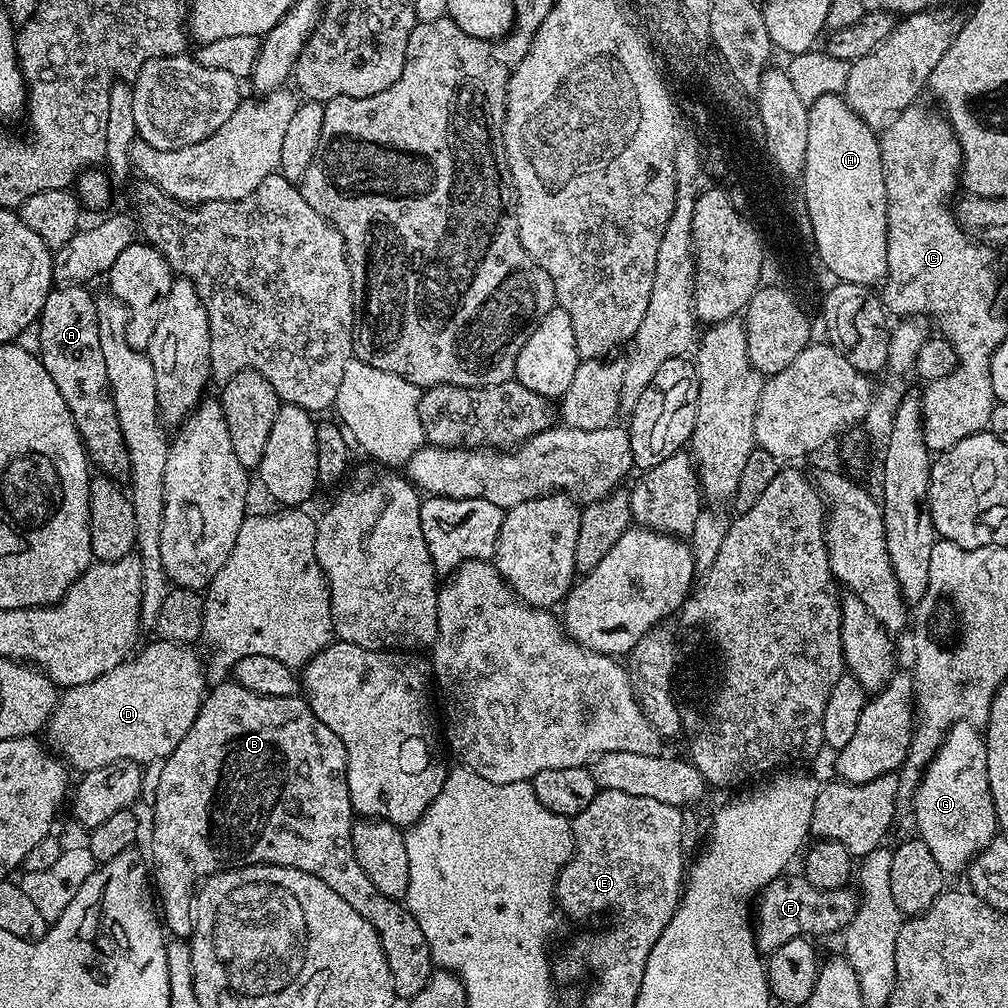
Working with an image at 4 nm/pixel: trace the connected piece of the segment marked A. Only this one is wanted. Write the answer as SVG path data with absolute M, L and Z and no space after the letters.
M65 283L63 286L53 287L52 293L40 311L39 326L42 334L42 346L39 357L46 366L46 374L54 378L54 386L58 386L58 394L66 398L66 406L76 423L76 429L84 442L88 459L96 464L101 473L113 478L127 477L129 475L129 458L126 442L122 438L122 426L118 422L116 407L112 401L112 391L108 389L108 375L106 362L102 362L102 342L98 342L98 310L96 309L96 296L88 293L87 287L80 284Z

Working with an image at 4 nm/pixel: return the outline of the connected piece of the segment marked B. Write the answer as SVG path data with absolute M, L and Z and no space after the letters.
M235 682L215 685L205 695L204 702L200 706L200 713L194 718L194 726L190 726L186 738L182 738L182 742L178 742L174 751L160 764L158 798L150 805L150 812L152 812L152 860L150 856L150 864L154 869L154 888L158 893L159 907L162 909L162 923L173 937L191 937L194 923L194 889L198 882L215 876L218 872L245 868L248 864L277 864L287 868L297 868L306 874L314 874L314 878L326 882L326 886L330 886L330 890L334 890L334 894L346 898L346 902L350 902L350 906L354 906L354 910L358 910L358 914L362 914L362 918L366 918L366 922L370 922L370 926L374 926L374 930L382 942L386 962L390 966L390 974L397 997L411 998L428 985L428 979L432 977L434 971L434 961L430 946L426 942L426 934L422 934L422 929L418 927L418 922L414 922L407 907L400 900L392 900L386 894L378 894L374 882L370 882L370 878L366 878L366 870L362 870L362 866L358 866L358 858L354 854L352 845L354 813L348 789L348 755L338 734L334 734L334 730L330 730L330 726L326 726L326 722L322 722L316 717L307 699L300 696L270 698L262 694L254 694Z

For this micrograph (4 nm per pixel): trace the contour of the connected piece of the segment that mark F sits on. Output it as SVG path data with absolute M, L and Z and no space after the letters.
M785 874L774 878L754 904L754 939L757 948L761 953L771 954L778 950L778 946L782 946L782 942L790 942L790 938L817 938L844 930L856 914L858 896L852 891L851 887L818 890L810 886L810 882L800 874Z

